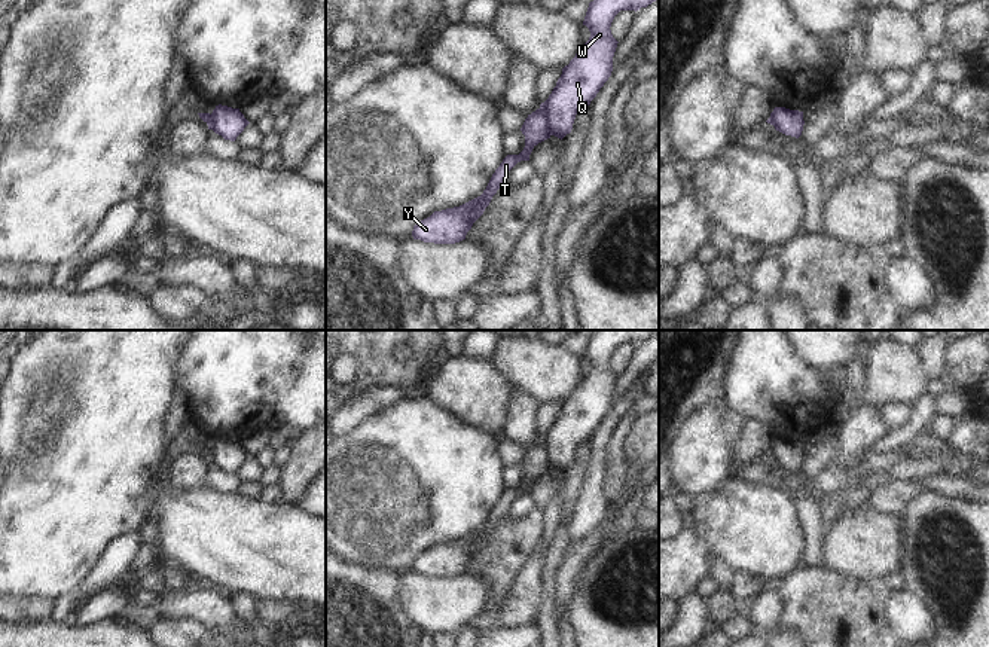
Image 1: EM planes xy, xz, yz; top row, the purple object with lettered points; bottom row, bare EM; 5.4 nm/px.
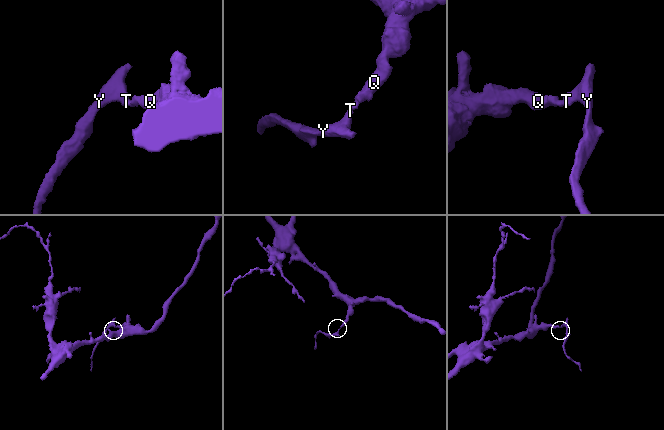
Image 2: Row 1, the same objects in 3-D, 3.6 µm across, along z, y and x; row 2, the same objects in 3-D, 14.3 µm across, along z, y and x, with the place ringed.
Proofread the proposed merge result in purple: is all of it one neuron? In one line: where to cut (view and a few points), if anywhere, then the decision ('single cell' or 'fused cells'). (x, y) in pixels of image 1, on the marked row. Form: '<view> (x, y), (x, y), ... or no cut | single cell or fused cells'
xz (540, 107), (551, 134) | fused cells

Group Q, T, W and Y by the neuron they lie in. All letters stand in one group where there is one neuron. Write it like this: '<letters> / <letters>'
Q W / T Y

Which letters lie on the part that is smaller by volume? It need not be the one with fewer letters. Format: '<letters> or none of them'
T, Y

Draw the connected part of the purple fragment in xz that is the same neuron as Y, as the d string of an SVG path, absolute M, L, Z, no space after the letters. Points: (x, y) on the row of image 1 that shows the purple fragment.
M537 109L525 119L522 128L525 147L519 155L507 155L492 174L483 193L460 207L434 211L413 226L413 239L434 244L455 244L465 239L473 223L483 214L497 190L507 184L509 171L521 161L529 161L532 149L550 138L547 118Z

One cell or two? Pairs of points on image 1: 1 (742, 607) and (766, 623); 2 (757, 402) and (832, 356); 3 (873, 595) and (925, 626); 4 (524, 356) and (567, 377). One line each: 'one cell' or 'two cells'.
1: two cells
2: two cells
3: two cells
4: one cell

